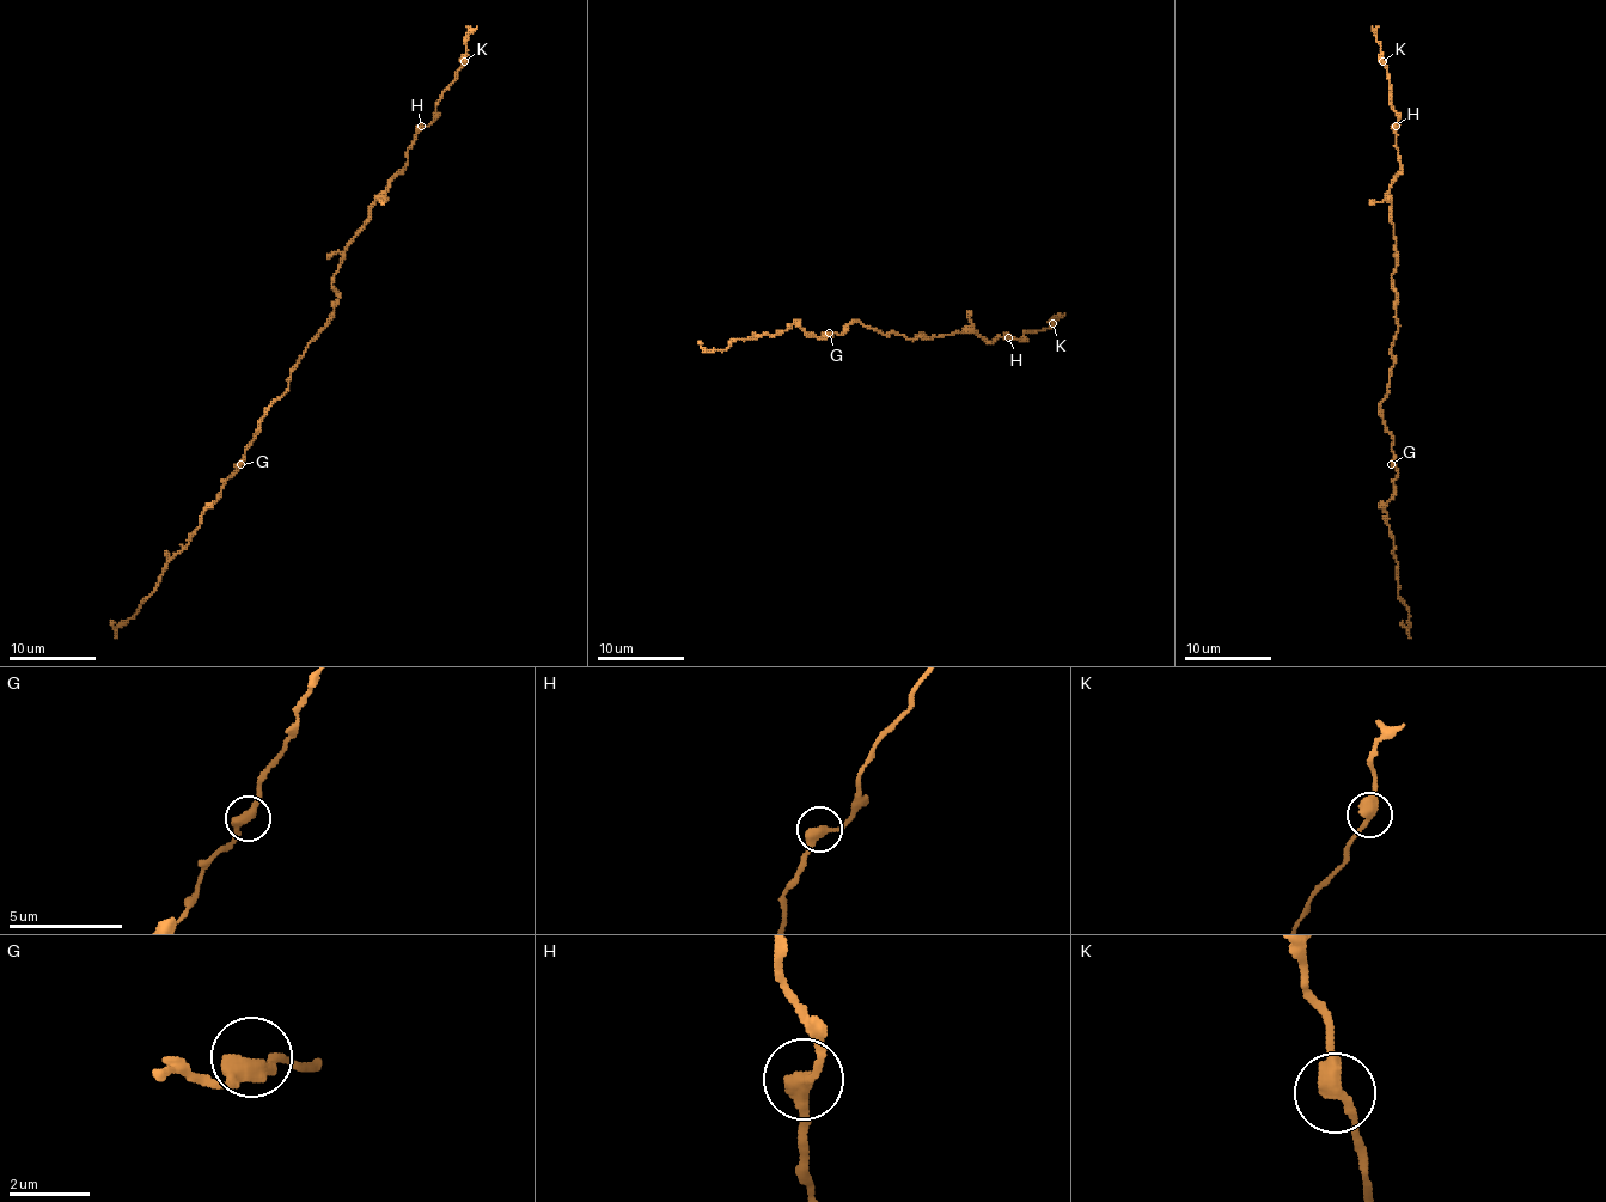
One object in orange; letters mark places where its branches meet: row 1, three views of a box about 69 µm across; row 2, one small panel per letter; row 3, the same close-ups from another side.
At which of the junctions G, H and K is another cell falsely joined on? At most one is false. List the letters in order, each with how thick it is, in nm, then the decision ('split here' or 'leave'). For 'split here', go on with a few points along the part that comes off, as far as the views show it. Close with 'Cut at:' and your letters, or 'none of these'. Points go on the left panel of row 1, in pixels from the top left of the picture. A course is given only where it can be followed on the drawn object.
G: 400 nm | leave
H: 380 nm | leave
K: 400 nm | split here | (464, 61), (468, 35), (477, 26)
Cut at: K

